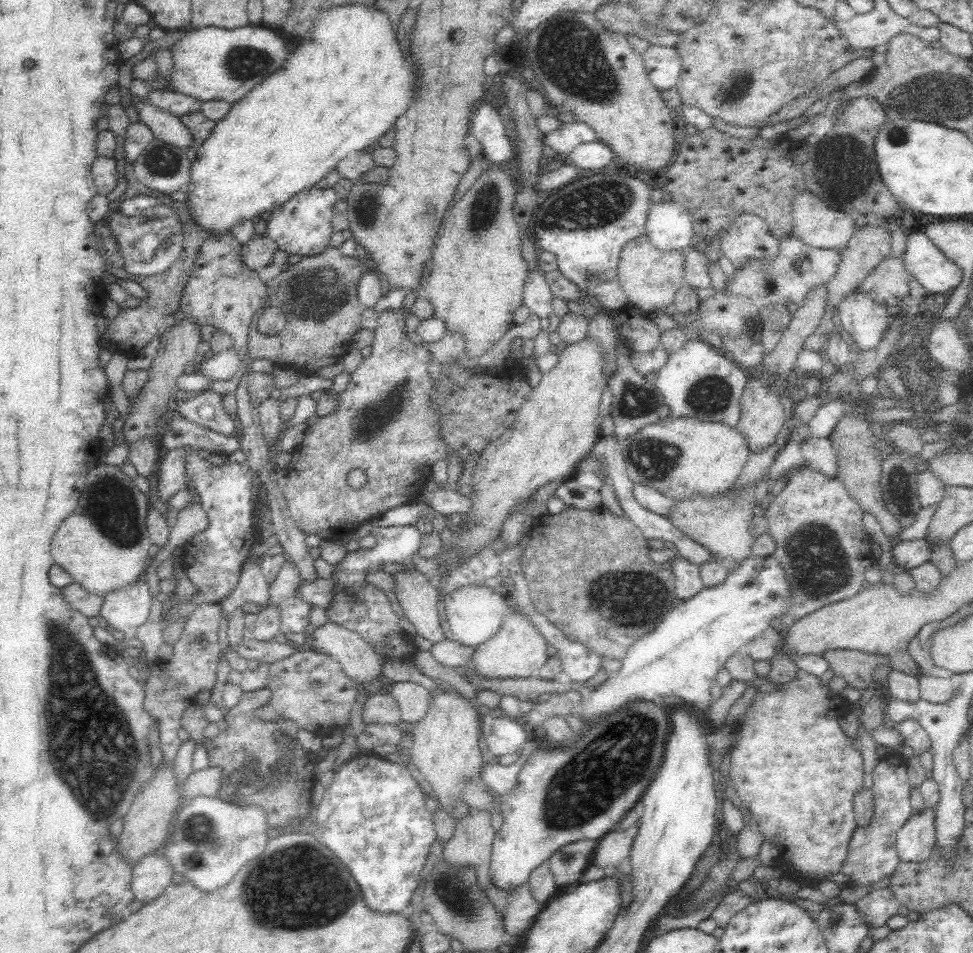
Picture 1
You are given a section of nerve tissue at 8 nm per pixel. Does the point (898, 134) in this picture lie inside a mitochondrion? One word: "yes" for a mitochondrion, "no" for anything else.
yes

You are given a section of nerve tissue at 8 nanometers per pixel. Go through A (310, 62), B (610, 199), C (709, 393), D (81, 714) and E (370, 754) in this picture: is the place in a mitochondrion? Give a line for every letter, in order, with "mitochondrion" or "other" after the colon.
A: other
B: mitochondrion
C: mitochondrion
D: mitochondrion
E: other

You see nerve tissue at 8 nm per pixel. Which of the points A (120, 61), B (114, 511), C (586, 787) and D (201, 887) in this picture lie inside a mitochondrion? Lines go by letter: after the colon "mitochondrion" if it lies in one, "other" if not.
A: other
B: mitochondrion
C: mitochondrion
D: other

